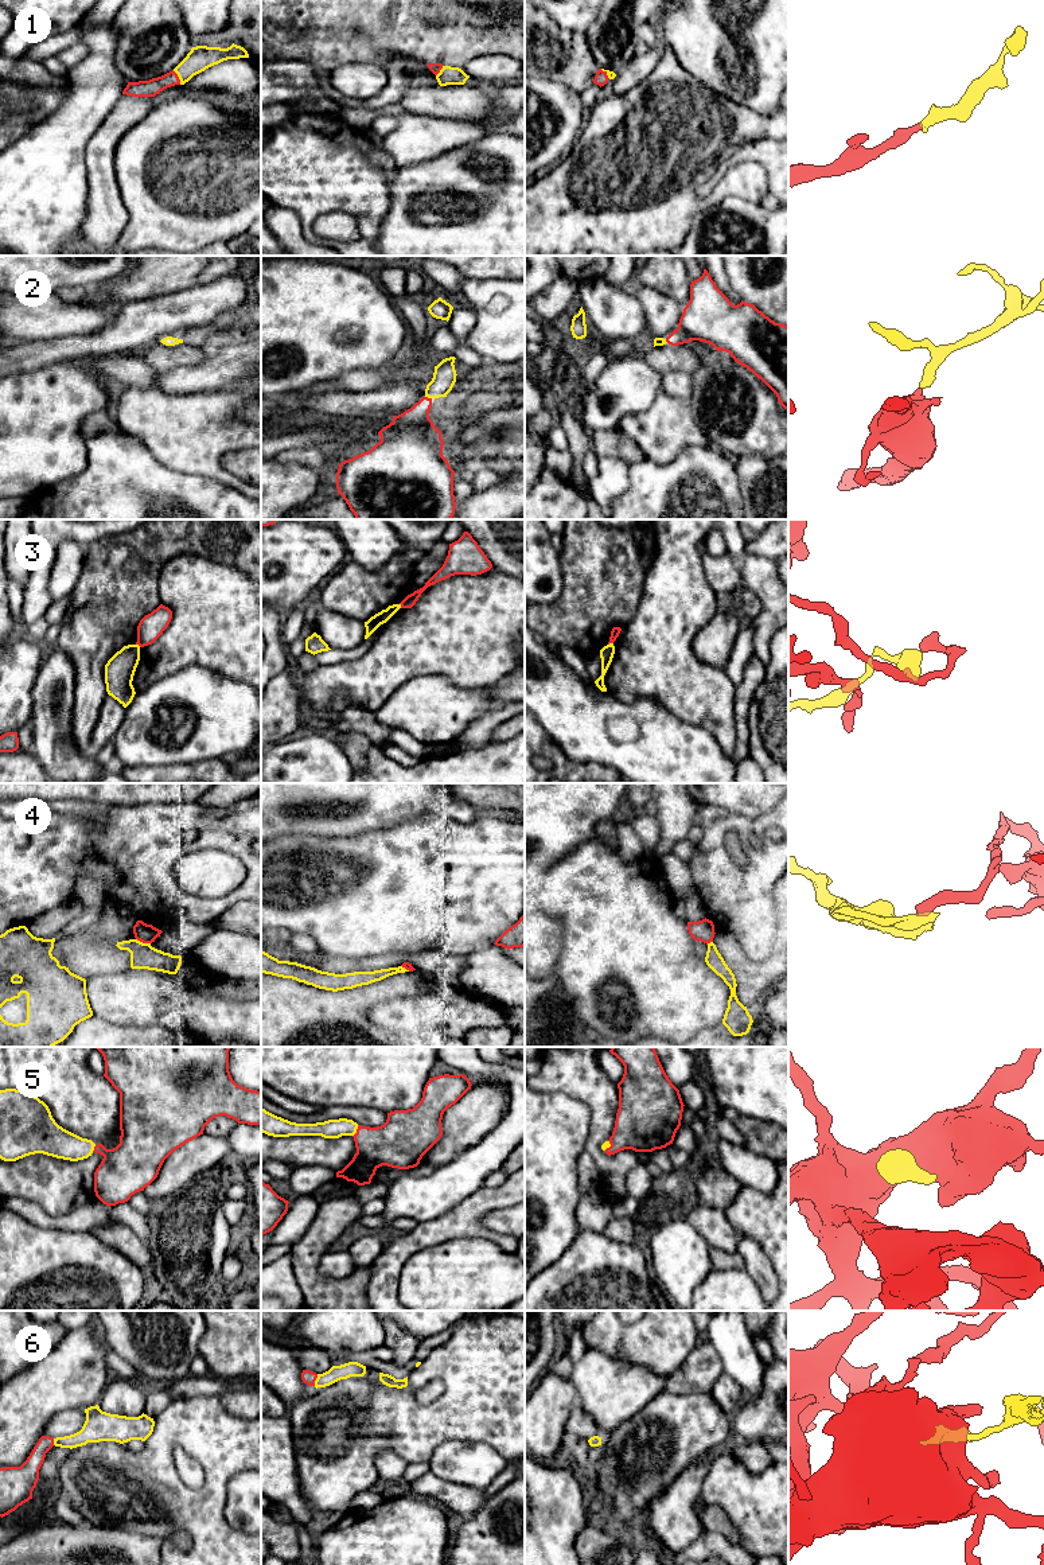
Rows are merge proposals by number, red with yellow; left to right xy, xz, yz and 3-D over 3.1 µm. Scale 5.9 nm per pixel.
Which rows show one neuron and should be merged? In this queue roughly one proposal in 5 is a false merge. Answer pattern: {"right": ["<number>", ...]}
{"right": ["1", "2", "3", "5", "6"]}

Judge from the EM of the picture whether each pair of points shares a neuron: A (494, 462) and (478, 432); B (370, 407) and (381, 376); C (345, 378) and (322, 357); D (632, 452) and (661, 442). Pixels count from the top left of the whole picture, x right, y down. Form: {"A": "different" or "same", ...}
{"A": "different", "B": "different", "C": "different", "D": "different"}

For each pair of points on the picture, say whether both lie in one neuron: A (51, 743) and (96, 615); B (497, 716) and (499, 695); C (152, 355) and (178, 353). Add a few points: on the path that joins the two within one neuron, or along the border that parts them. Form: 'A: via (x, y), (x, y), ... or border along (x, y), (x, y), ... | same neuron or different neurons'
A: border along (59, 647), (66, 653), (73, 665), (73, 707) | different neurons
B: border along (510, 703), (499, 708) | different neurons
C: via (159, 355), (171, 355) | same neuron

